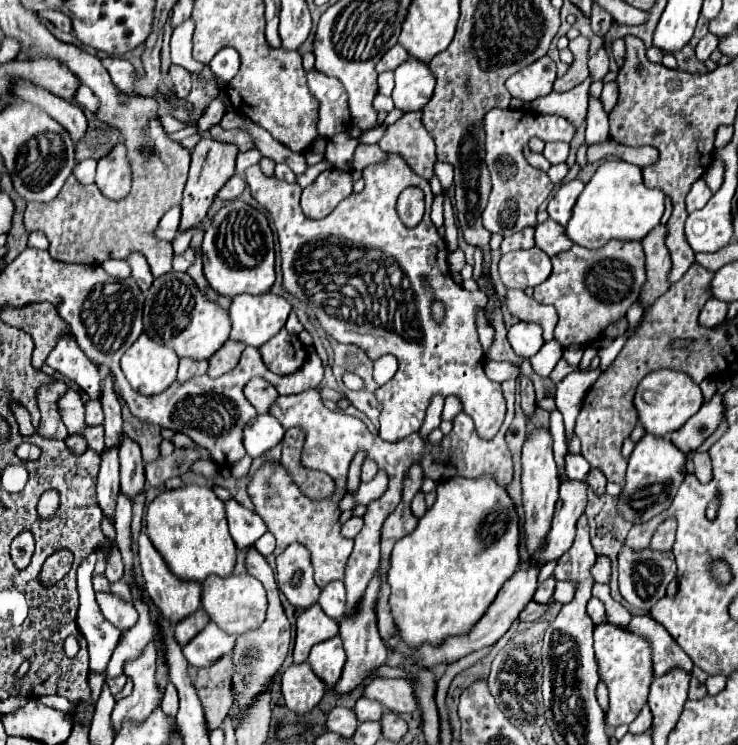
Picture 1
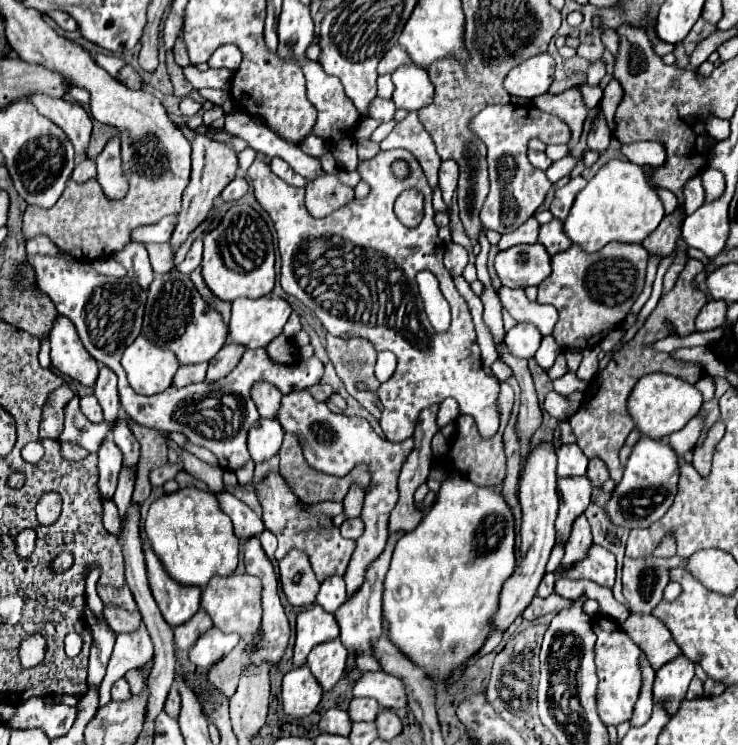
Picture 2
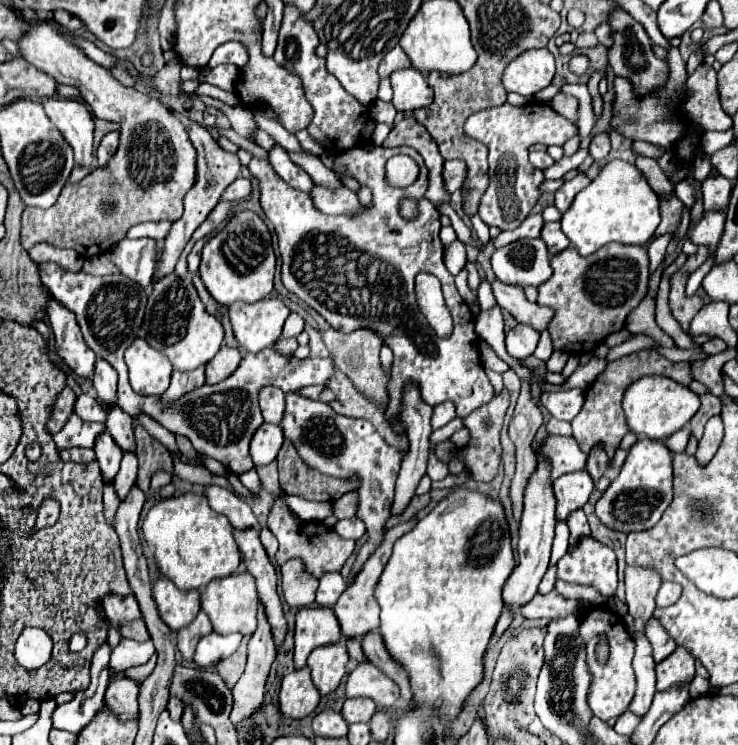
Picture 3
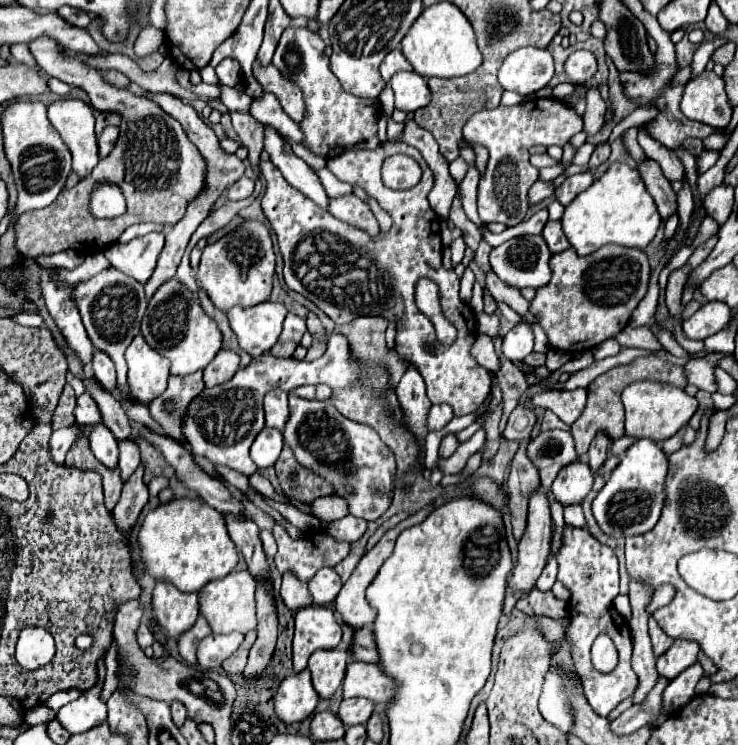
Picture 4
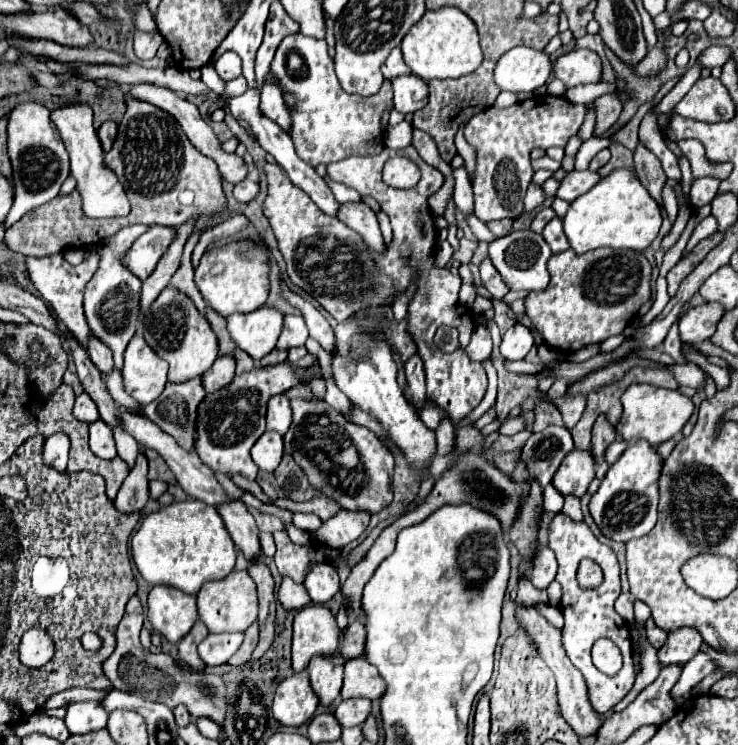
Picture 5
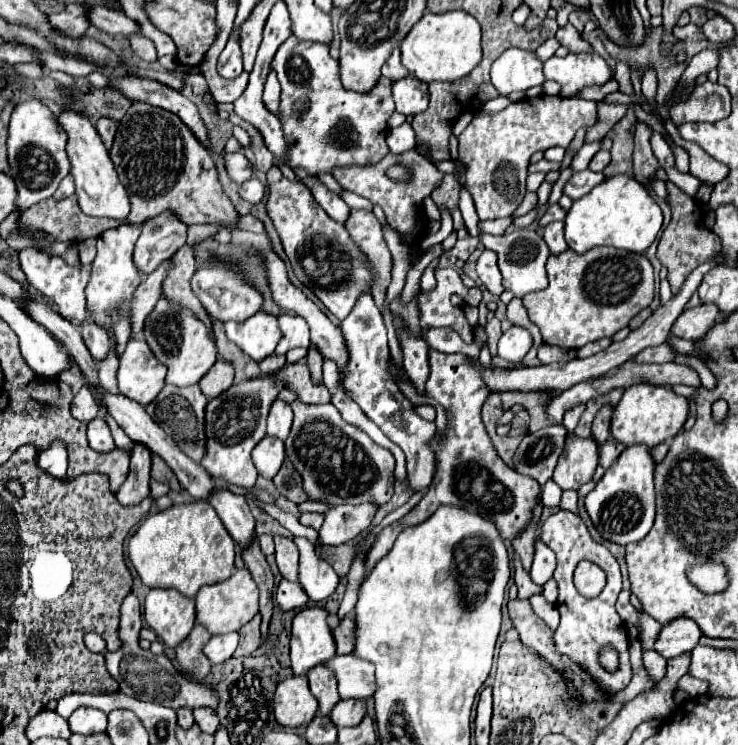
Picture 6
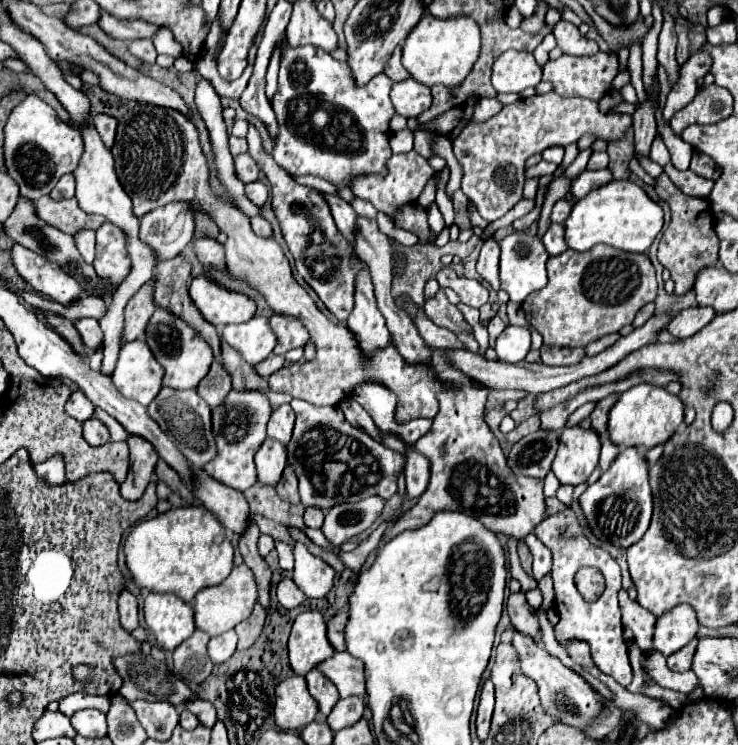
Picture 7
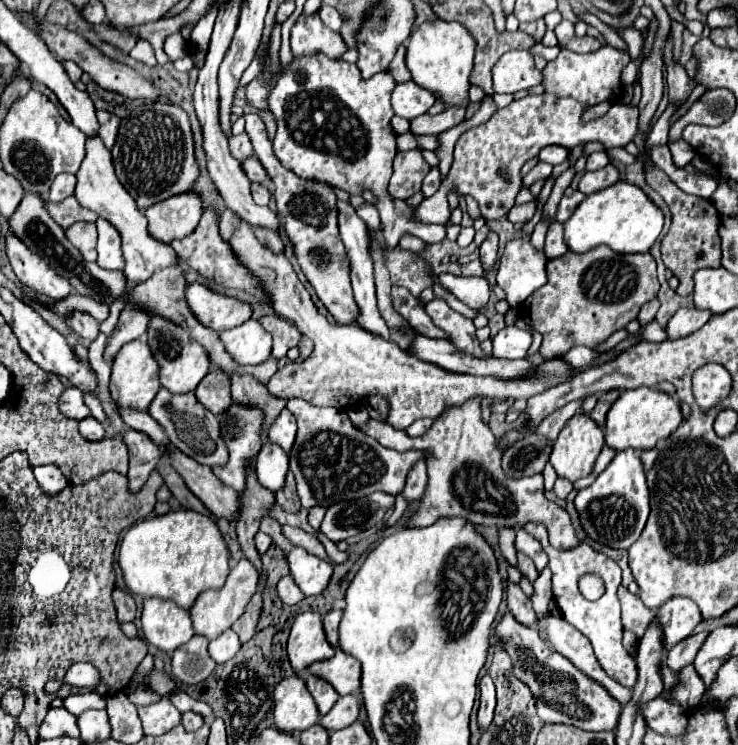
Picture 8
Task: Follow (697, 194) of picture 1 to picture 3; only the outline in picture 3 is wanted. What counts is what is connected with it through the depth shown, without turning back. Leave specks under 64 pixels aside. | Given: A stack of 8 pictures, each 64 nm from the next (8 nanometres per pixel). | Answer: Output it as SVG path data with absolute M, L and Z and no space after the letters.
M680 180L680 182L676 182L674 184L674 192L676 192L676 196L688 206L688 208L692 208L692 202L694 202L694 192L692 192L692 186L686 182L686 180Z

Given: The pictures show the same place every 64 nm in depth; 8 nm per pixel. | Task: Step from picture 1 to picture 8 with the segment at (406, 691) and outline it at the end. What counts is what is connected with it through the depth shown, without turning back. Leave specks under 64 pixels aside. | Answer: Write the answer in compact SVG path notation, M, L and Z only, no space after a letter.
M336 650L330 660L310 664L306 672L326 678L326 682L330 682L342 696L352 694L360 688L360 662L342 650Z

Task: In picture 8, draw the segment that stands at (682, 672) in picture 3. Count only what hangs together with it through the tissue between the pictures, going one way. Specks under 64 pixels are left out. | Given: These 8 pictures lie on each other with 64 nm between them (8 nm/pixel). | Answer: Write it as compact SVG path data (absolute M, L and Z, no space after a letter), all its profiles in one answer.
M668 598L668 602L658 612L660 624L664 628L666 650L670 650L680 640L688 638L702 620L700 608L690 598Z

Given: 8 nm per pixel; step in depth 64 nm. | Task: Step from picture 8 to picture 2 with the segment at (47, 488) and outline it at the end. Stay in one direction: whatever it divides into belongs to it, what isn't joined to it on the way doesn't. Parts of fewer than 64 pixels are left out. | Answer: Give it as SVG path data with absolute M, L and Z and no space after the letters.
M74 396L66 404L66 422L64 422L64 430L62 430L62 434L60 434L58 440L62 444L64 442L80 444L88 452L96 453L98 446L106 438L108 430L110 430L110 426L106 422L100 422L100 424L88 422L88 418L78 408L78 396Z

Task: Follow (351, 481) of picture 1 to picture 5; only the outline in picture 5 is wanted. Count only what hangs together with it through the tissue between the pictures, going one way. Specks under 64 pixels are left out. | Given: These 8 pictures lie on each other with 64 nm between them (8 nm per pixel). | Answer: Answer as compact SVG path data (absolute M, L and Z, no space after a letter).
M316 494L312 500L302 502L302 504L292 502L292 500L288 500L288 498L284 498L284 500L279 498L275 500L272 499L272 502L280 506L280 508L288 508L288 510L292 510L292 512L312 512L312 514L320 516L322 520L328 520L328 516L334 516L334 514L338 512L338 508L340 508L340 506L336 506L334 500L330 500L330 498L326 498L326 496L320 496L320 494Z

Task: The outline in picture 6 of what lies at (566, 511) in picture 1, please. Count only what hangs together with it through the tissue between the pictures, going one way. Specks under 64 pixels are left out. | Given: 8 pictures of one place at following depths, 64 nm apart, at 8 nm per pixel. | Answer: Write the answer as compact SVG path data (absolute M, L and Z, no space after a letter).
M568 434L568 442L564 444L564 454L560 454L560 462L554 470L554 482L562 490L578 490L582 484L592 480L592 474L598 466L598 444L592 436L576 438Z

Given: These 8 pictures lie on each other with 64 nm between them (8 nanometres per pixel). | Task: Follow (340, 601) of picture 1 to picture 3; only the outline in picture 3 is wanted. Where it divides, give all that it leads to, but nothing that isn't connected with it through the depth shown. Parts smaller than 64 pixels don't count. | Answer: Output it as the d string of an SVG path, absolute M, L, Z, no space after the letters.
M324 572L318 580L318 590L316 590L316 604L332 608L338 600L338 596L344 592L346 584L338 572Z

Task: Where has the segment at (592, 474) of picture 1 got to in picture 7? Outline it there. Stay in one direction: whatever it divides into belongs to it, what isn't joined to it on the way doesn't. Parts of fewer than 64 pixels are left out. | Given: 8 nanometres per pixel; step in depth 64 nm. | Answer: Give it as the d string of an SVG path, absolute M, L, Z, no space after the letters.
M610 394L602 400L598 400L594 412L590 414L590 420L592 420L592 428L596 428L598 434L604 434L606 432L606 422L608 422L608 412L612 408L612 404L618 400L618 394Z

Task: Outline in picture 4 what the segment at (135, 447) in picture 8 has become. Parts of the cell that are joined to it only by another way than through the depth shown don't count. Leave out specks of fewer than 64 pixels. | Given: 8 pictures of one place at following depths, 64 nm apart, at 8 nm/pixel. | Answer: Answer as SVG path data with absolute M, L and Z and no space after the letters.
M140 464L136 468L136 472L124 482L122 496L120 496L118 504L112 510L118 528L124 530L124 532L130 532L134 528L142 508L148 502L148 488L144 484L144 476L142 474L144 474L144 466Z

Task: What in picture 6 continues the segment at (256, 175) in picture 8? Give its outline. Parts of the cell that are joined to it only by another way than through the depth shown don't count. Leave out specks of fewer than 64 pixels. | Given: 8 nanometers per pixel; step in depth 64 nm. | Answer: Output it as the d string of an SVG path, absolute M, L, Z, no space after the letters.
M242 152L236 154L224 154L224 164L228 170L228 176L236 182L236 184L244 184L246 180L252 178L252 164L248 162L248 158Z

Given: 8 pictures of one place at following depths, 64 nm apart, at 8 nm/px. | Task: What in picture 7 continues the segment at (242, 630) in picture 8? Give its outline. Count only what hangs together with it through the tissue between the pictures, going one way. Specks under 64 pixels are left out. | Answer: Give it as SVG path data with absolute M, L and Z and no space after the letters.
M256 604L252 614L248 616L248 620L240 622L234 628L238 634L238 650L244 650L244 648L254 644L254 640L260 636L260 630L264 626L264 618L266 618L266 610L260 604Z

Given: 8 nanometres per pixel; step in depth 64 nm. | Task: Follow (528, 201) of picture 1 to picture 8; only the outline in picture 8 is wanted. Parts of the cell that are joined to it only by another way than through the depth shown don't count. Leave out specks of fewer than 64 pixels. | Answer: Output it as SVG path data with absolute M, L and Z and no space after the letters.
M554 94L526 96L514 100L506 108L492 114L492 118L476 128L466 130L454 148L454 162L448 176L442 180L438 192L420 206L414 208L414 220L424 224L446 224L448 222L448 192L460 196L470 194L486 220L496 220L508 214L514 204L518 190L522 188L520 168L526 160L534 158L540 148L548 144L560 144L564 148L574 148L582 142L602 142L604 148L626 146L638 134L638 106L616 102L602 118L588 124L580 122L582 110L586 106L574 98L558 98Z

